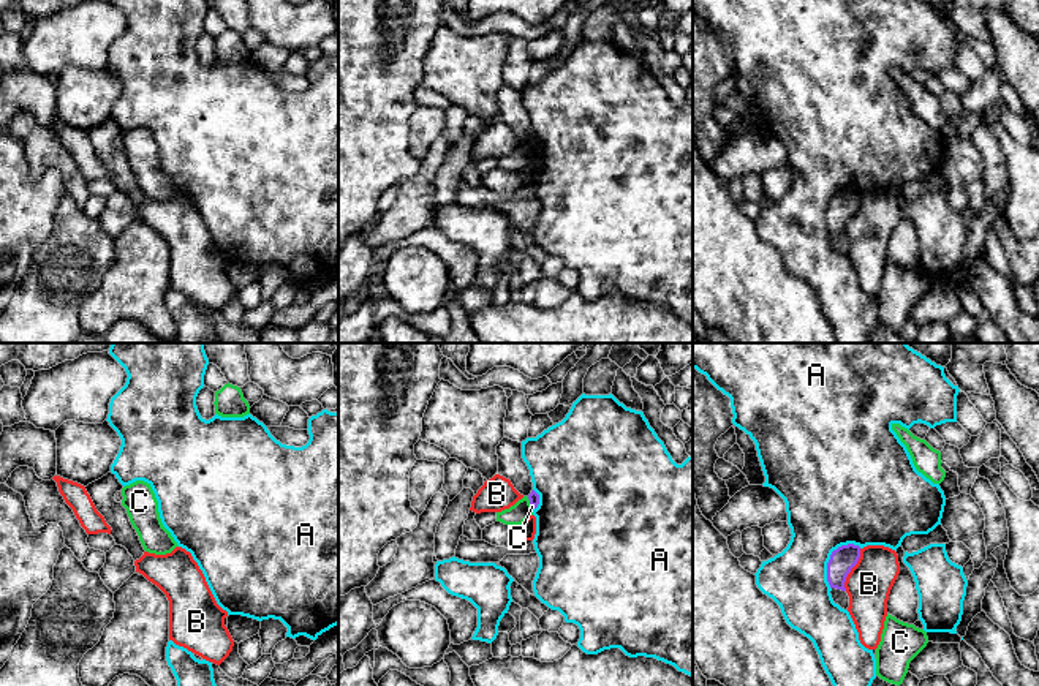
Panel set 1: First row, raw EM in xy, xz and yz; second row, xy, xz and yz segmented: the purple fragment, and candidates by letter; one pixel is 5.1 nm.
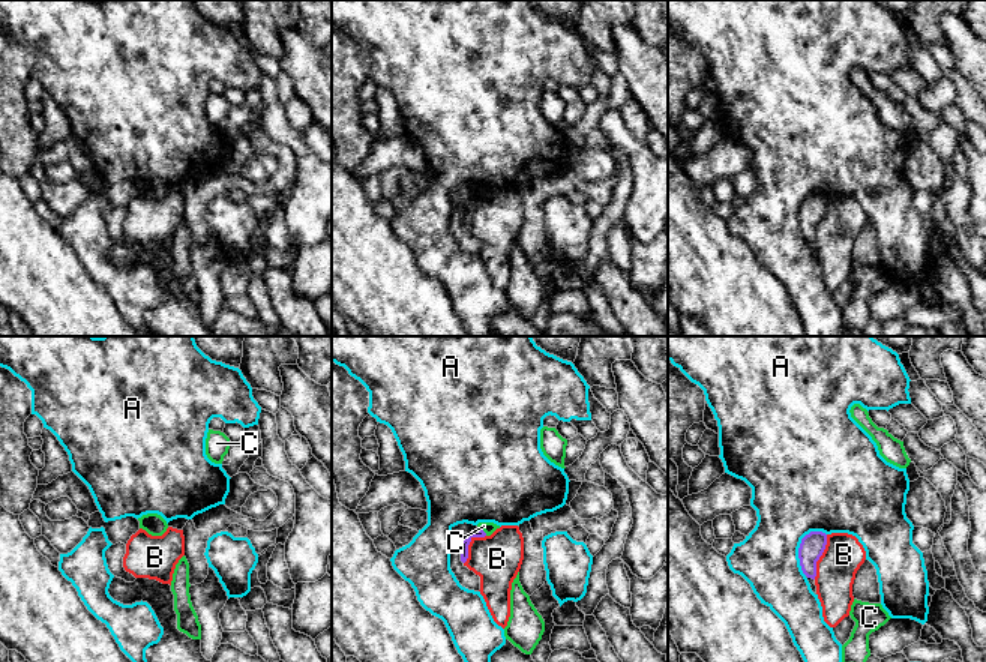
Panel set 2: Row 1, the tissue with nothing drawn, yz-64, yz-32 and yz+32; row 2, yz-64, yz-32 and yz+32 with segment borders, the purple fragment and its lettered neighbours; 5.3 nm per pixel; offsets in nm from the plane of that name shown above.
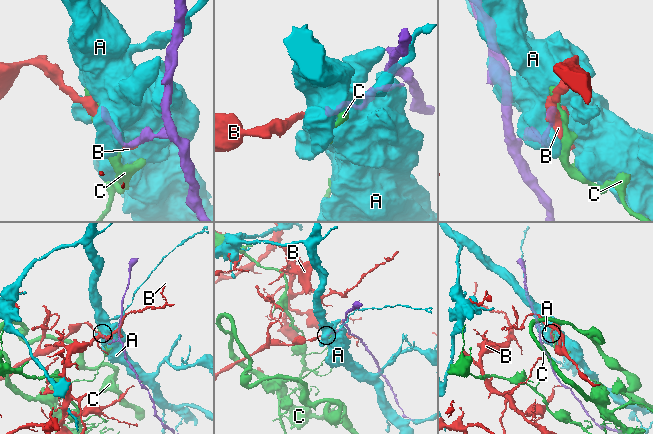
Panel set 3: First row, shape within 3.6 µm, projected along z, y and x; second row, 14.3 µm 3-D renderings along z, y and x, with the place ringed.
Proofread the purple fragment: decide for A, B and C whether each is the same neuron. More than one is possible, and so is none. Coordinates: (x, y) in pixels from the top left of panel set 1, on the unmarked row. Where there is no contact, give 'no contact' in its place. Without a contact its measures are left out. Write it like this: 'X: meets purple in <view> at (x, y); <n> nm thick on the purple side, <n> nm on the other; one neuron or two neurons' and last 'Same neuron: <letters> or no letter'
A: meets purple in yz at (831, 204); 130 nm thick on the purple side, 400 nm on the other; two neurons
B: meets purple in yz at (851, 214); 130 nm thick on the purple side, 240 nm on the other; two neurons
C: meets purple in xz at (530, 149); 60 nm thick on the purple side, 100 nm on the other; two neurons
Same neuron: no letter

